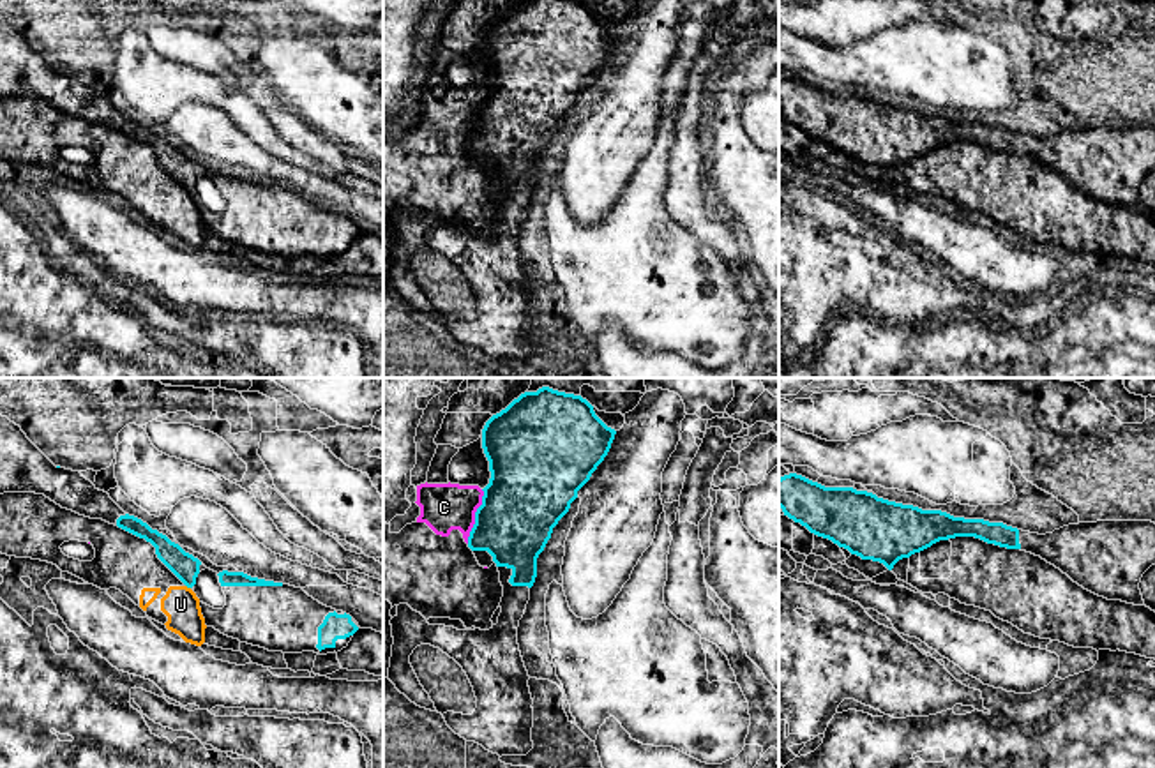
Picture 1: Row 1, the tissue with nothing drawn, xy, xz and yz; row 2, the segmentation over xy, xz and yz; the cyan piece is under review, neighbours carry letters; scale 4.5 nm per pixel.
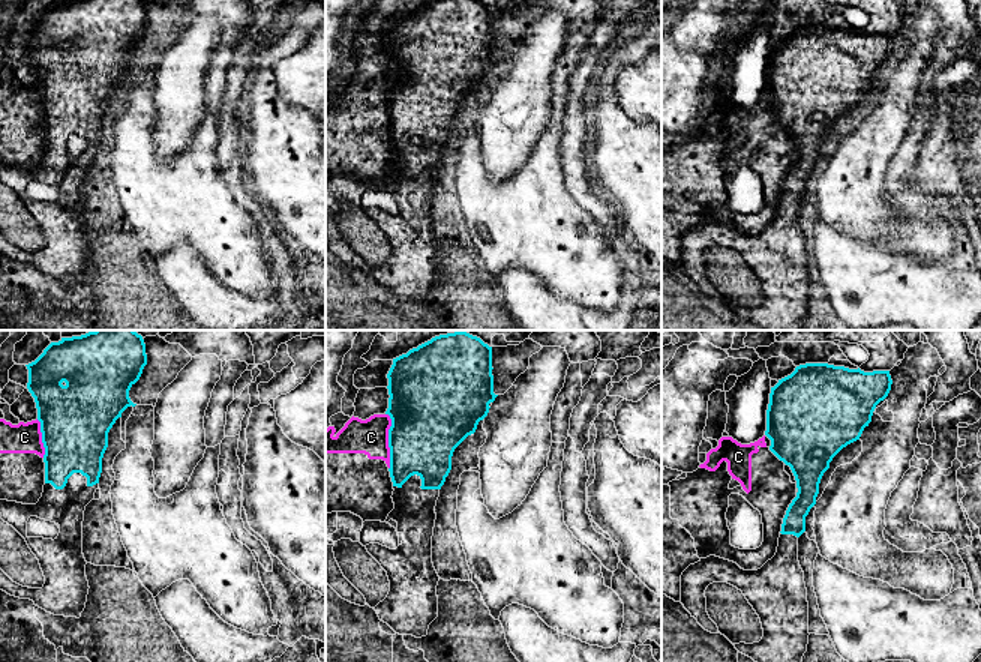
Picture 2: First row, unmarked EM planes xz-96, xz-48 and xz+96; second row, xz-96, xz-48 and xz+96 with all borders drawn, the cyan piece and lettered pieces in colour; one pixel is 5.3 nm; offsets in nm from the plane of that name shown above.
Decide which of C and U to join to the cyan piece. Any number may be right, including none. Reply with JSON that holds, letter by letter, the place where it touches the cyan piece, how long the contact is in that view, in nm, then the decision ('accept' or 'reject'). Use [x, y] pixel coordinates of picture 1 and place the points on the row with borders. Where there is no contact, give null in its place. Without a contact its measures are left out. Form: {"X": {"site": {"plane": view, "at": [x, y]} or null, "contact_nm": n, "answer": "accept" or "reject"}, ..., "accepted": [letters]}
{"C": {"site": {"plane": "xz", "at": [475, 516]}, "contact_nm": 260, "answer": "reject"}, "U": {"site": {"plane": "xy", "at": [188, 587]}, "contact_nm": 30, "answer": "reject"}, "accepted": []}

